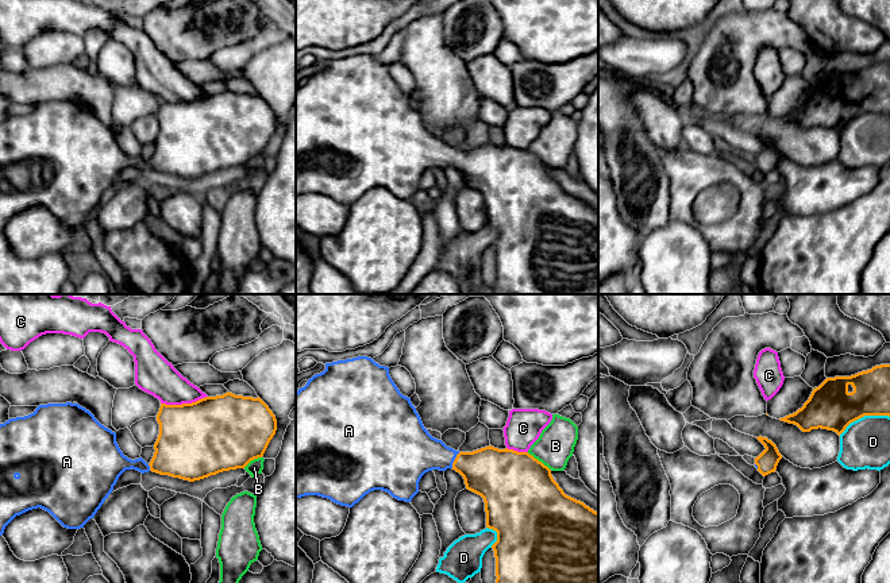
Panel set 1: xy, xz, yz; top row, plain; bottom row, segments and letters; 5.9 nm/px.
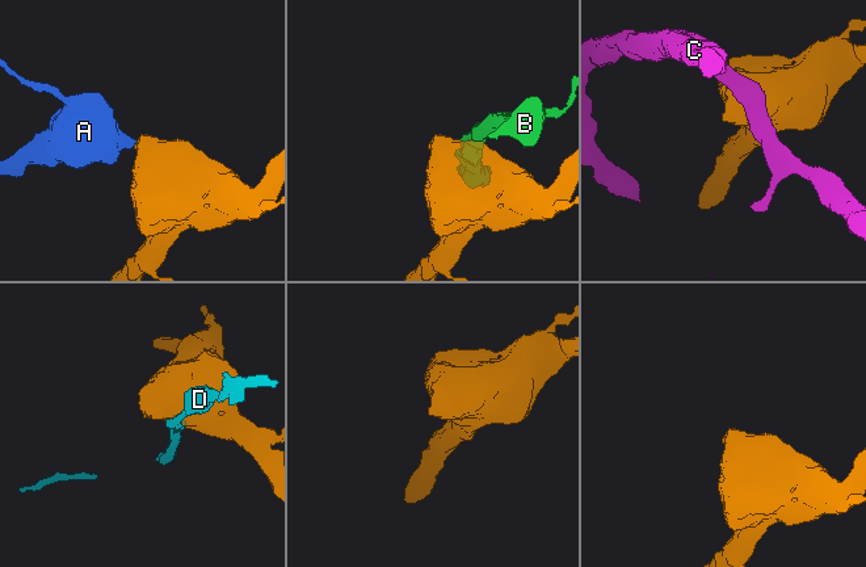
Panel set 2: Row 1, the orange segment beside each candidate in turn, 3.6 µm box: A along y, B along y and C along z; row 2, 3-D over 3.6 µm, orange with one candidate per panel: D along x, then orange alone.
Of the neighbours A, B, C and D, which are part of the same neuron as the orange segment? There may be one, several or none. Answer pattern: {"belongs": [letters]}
{"belongs": ["A"]}

